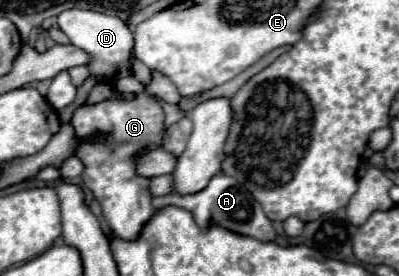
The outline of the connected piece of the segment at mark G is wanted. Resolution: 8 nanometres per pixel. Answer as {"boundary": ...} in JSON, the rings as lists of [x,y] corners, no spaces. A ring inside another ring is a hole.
{"boundary":[[[151,72],[151,82],[143,92],[137,92],[129,100],[105,100],[99,104],[83,104],[75,110],[71,126],[75,130],[77,148],[75,158],[85,166],[81,178],[85,186],[101,202],[103,216],[111,232],[119,238],[137,238],[141,226],[153,216],[155,208],[151,204],[153,194],[149,192],[149,178],[135,172],[139,158],[145,148],[161,146],[165,138],[165,112],[161,102],[177,104],[181,94],[177,86],[161,72]],[[103,138],[103,140],[101,140]]]}

